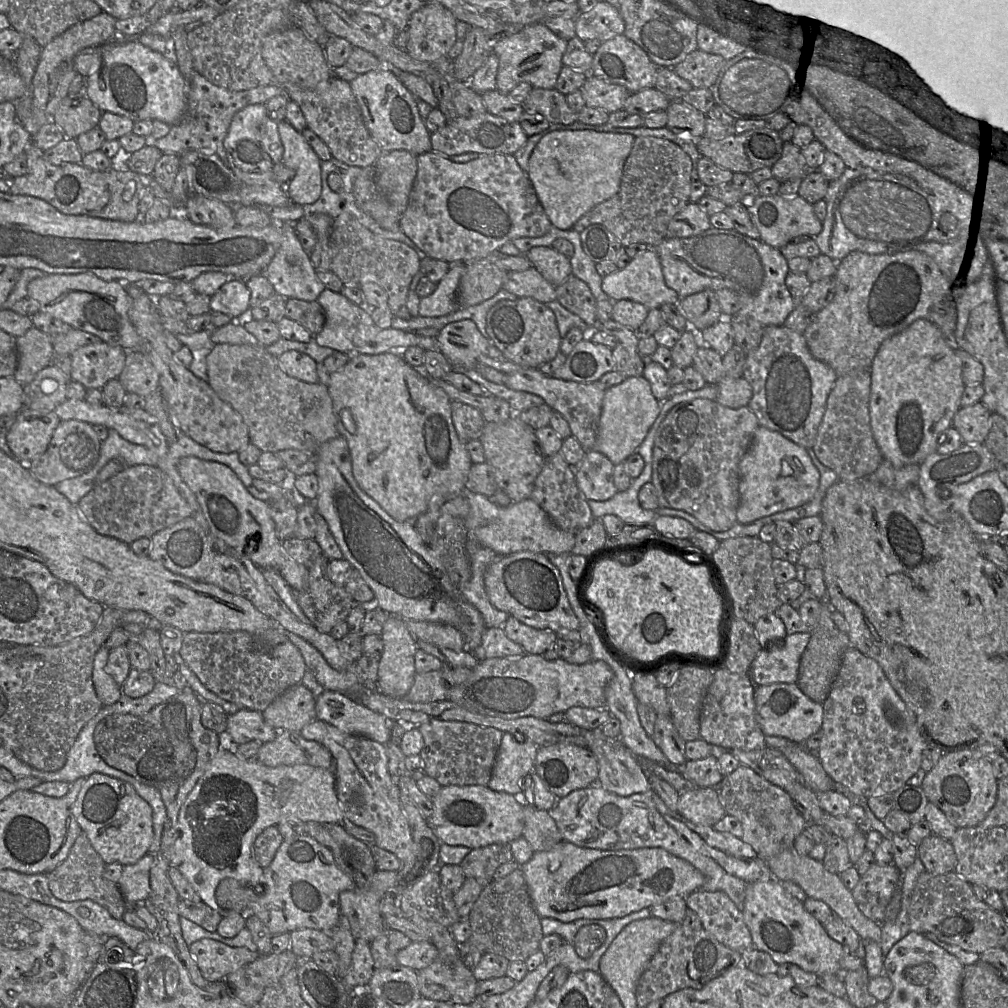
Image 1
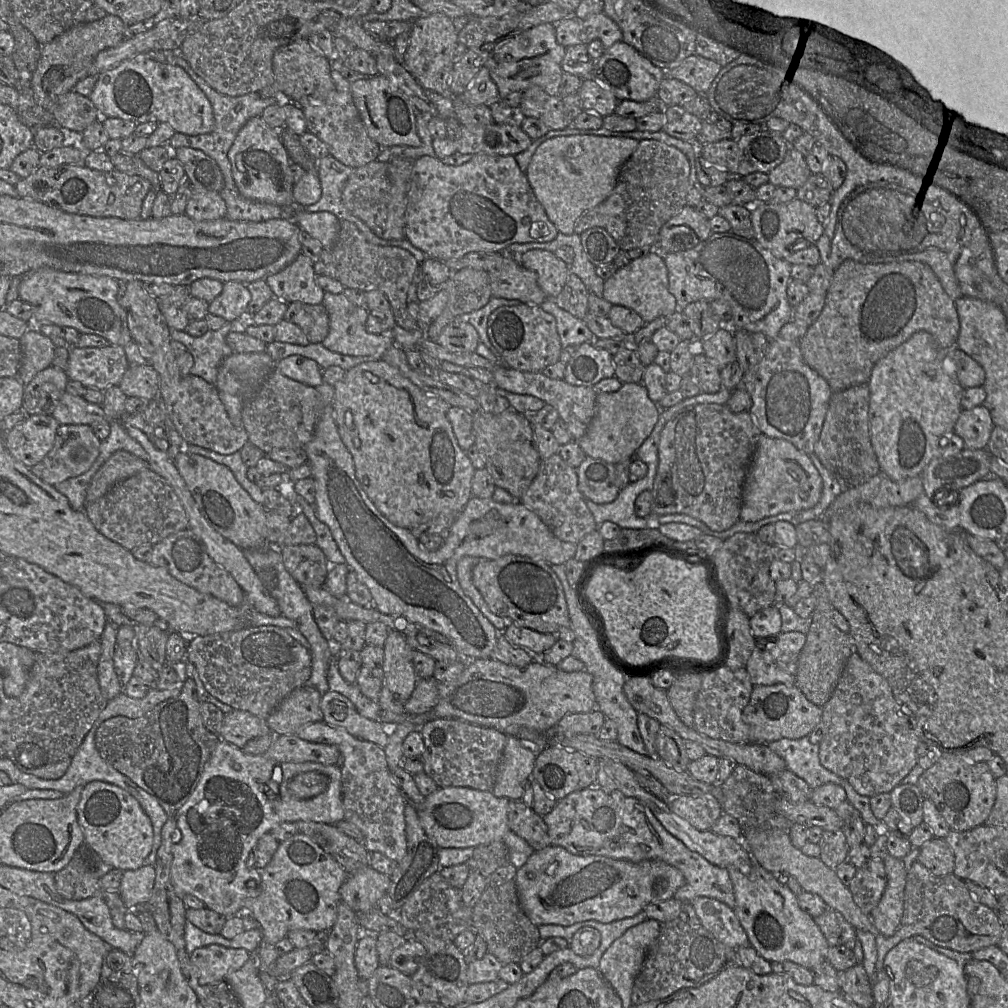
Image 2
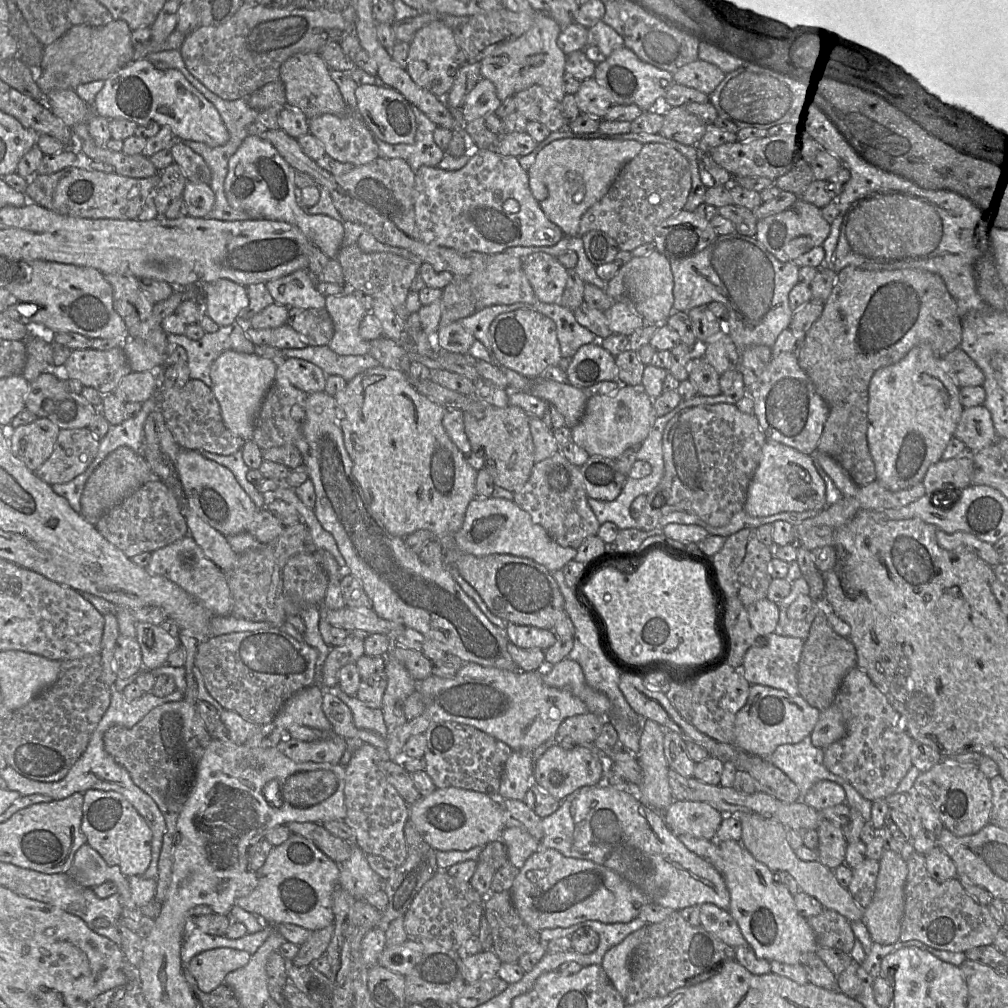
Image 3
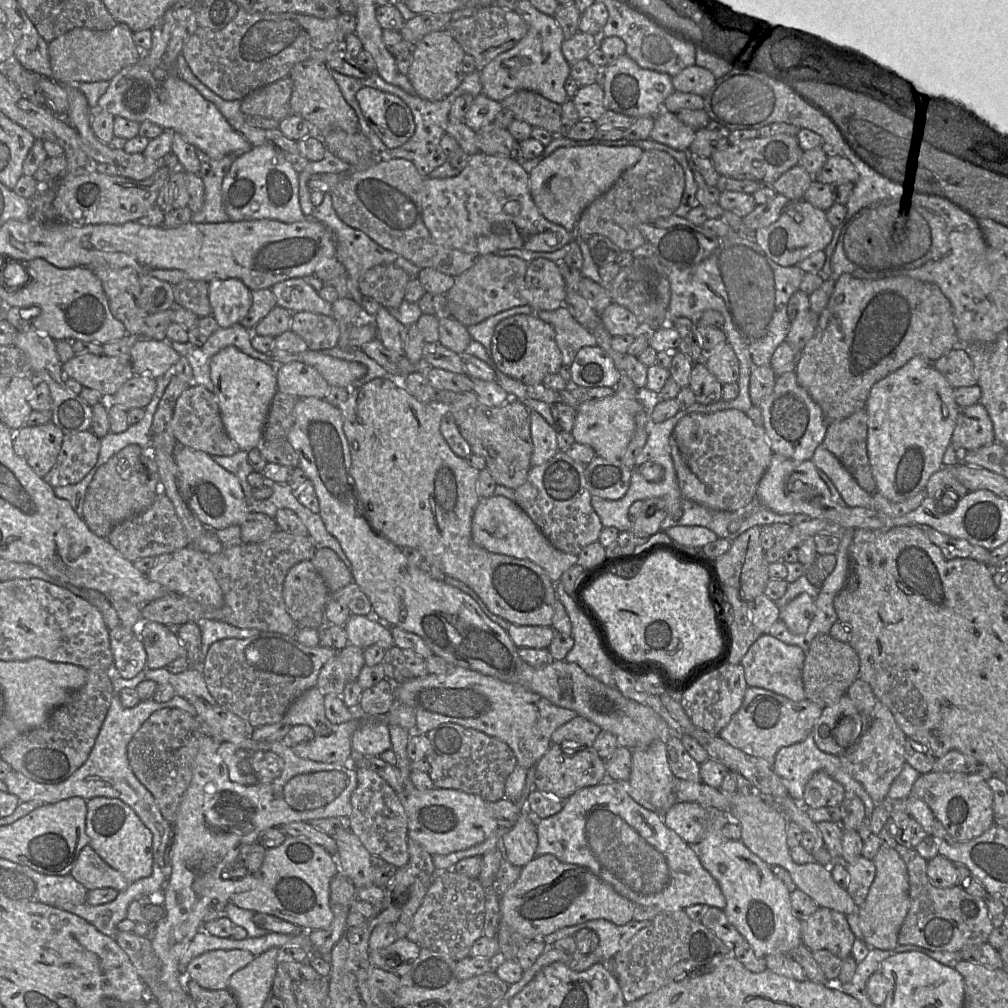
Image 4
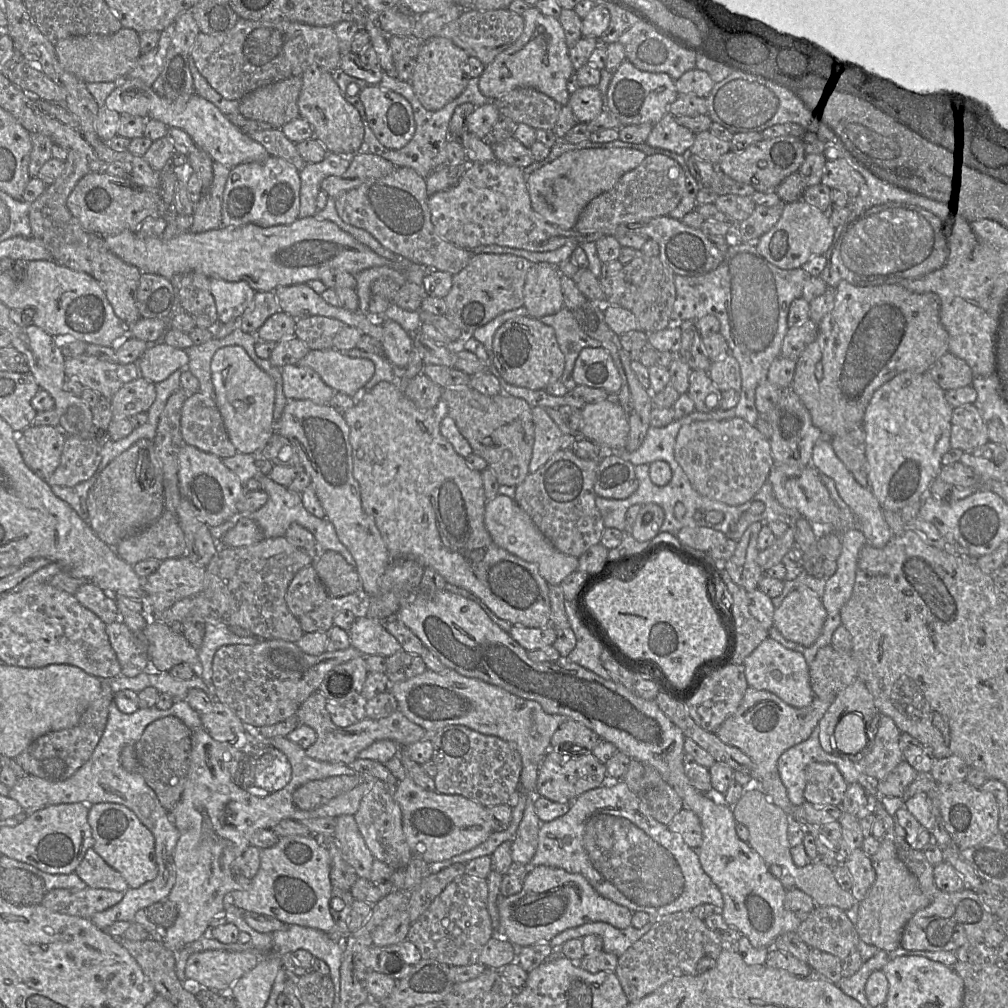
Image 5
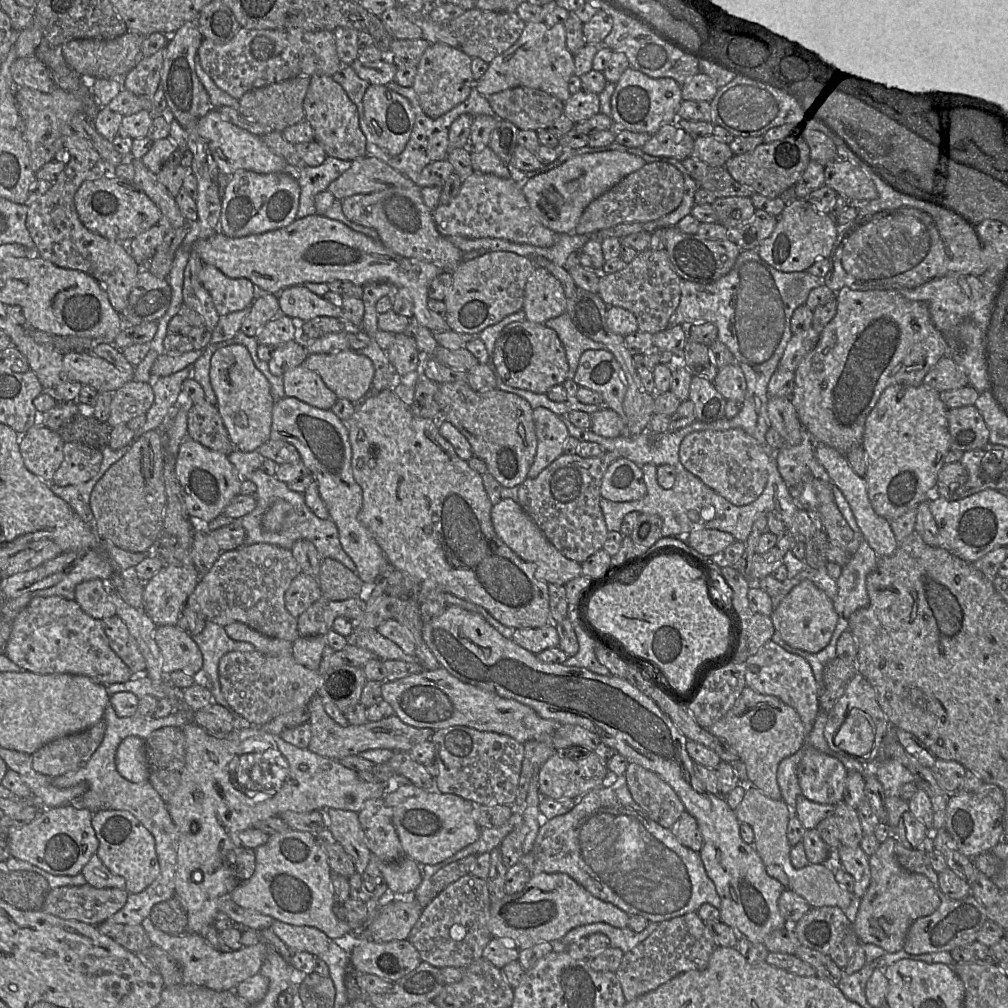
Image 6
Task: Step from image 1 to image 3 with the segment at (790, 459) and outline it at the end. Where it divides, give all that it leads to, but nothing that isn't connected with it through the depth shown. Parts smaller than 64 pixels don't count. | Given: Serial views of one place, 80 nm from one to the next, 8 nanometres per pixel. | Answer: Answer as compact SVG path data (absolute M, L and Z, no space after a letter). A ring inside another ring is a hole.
M766 440L759 465L747 490L743 510L753 517L767 517L781 512L821 511L826 506L826 486L815 469L812 457L779 442Z

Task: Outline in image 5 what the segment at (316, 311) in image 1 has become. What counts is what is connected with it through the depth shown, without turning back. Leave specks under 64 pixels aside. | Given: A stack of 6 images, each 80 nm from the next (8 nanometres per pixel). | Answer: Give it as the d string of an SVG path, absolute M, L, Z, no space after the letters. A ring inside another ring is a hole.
M309 316L296 319L294 335L310 350L332 348L334 336L346 326L343 322L326 316Z

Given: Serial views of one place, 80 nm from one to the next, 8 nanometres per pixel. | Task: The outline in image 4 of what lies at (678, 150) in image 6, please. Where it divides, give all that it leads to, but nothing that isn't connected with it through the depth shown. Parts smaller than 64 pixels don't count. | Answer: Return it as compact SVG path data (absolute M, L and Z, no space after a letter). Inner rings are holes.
M661 111L654 118L650 139L675 150L689 151L696 130L682 123L675 113Z

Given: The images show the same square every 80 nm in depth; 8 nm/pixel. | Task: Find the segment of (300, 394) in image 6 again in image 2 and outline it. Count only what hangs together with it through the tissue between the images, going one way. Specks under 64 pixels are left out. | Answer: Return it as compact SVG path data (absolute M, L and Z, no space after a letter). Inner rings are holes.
M288 356L276 364L276 369L284 376L307 386L317 387L323 383L323 369L314 360L304 356Z

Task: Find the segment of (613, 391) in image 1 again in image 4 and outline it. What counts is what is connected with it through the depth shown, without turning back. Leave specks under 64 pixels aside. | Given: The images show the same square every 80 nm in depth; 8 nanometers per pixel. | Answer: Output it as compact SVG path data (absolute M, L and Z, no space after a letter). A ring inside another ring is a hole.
M623 393L580 403L571 434L575 442L591 447L595 454L607 460L620 460L635 431L636 414L644 410L644 400L630 399Z

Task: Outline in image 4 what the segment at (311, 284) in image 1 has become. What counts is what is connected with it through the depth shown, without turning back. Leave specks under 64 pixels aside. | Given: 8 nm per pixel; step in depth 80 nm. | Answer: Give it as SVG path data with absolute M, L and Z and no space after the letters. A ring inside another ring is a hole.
M291 278L273 285L272 291L278 306L291 313L312 312L333 316L331 303L322 299L304 278Z

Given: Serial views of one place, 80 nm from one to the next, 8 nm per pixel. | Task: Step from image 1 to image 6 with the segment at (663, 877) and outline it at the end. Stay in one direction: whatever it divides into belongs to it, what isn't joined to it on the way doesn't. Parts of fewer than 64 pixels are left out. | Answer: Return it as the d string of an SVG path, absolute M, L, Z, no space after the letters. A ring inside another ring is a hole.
M565 873L532 875L525 888L491 903L489 930L492 937L504 940L522 950L541 942L560 940L571 929L596 922L617 928L628 926L629 914L610 902L593 896Z

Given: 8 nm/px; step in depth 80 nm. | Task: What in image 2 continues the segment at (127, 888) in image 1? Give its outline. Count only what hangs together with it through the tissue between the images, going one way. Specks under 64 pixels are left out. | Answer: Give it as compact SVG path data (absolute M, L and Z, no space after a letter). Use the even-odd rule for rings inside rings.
M144 864L138 869L123 871L118 892L128 910L138 903L148 902L154 880L154 865Z

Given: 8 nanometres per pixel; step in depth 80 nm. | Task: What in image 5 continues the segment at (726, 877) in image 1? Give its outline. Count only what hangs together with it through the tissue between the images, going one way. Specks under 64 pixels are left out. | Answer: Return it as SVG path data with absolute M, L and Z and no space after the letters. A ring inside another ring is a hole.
M623 779L614 786L602 785L582 793L566 814L541 822L537 850L528 867L539 865L581 874L601 896L632 912L646 912L652 919L691 911L701 904L712 904L718 910L724 905L719 888L701 866L698 852L658 822Z

